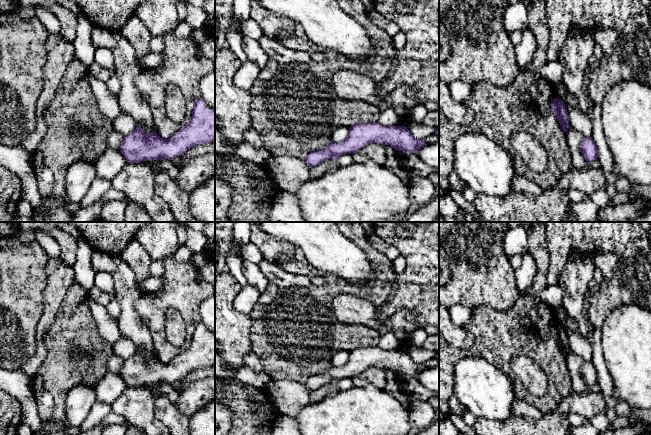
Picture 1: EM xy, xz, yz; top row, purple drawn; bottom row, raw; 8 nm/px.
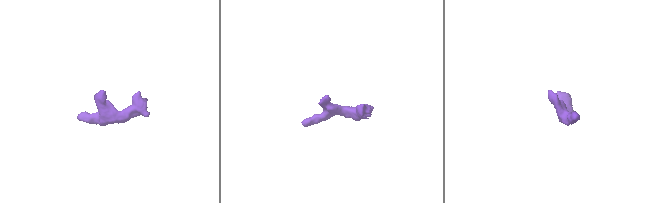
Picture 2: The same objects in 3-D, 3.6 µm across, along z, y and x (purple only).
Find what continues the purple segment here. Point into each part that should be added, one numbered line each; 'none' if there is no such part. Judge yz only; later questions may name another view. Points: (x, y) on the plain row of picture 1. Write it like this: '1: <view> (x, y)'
none

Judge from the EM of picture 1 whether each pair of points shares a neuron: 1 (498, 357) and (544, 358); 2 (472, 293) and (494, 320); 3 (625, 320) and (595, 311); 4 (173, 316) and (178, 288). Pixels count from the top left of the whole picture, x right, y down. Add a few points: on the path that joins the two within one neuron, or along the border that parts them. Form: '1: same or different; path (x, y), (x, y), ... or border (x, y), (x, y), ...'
1: same; path (509, 349), (533, 349)
2: different; border (483, 305), (491, 308)
3: different; border (629, 304), (617, 306), (605, 318), (600, 328)
4: different; border (178, 310), (170, 309), (166, 314), (165, 332)

